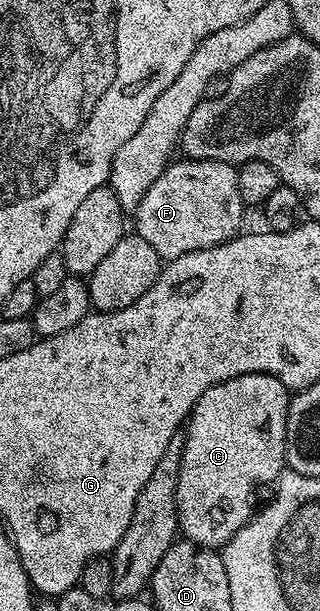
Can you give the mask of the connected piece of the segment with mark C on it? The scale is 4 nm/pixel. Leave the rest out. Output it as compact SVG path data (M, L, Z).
M242 374L236 378L225 380L213 388L209 388L197 400L185 423L185 441L183 444L183 455L181 456L181 472L177 476L177 512L179 513L179 528L182 537L189 542L196 542L198 546L208 548L222 548L228 540L236 534L246 522L251 521L253 509L251 505L255 502L255 493L259 490L259 482L274 483L279 475L284 473L287 460L287 408L289 405L289 391L287 387L268 374Z

